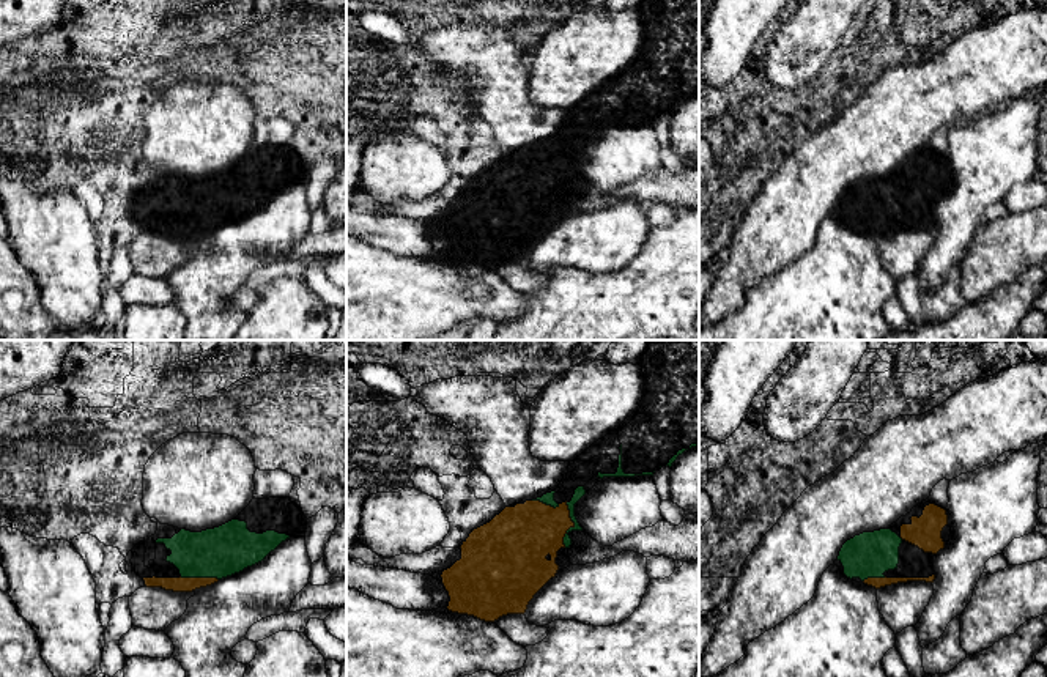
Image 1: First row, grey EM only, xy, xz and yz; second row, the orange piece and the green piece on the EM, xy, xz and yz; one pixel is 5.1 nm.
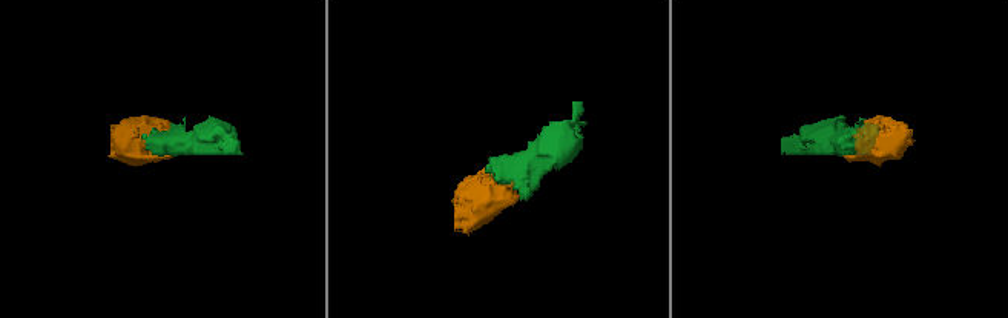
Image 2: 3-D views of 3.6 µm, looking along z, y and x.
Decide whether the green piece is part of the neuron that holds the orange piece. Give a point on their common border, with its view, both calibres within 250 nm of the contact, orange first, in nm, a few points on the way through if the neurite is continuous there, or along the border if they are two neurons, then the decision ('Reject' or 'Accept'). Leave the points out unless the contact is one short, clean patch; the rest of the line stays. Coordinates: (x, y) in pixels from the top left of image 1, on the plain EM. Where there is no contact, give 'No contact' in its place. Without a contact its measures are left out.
Touches orange at xz (573, 172). Thickness 300 nm (orange) against 60 nm. Accept

